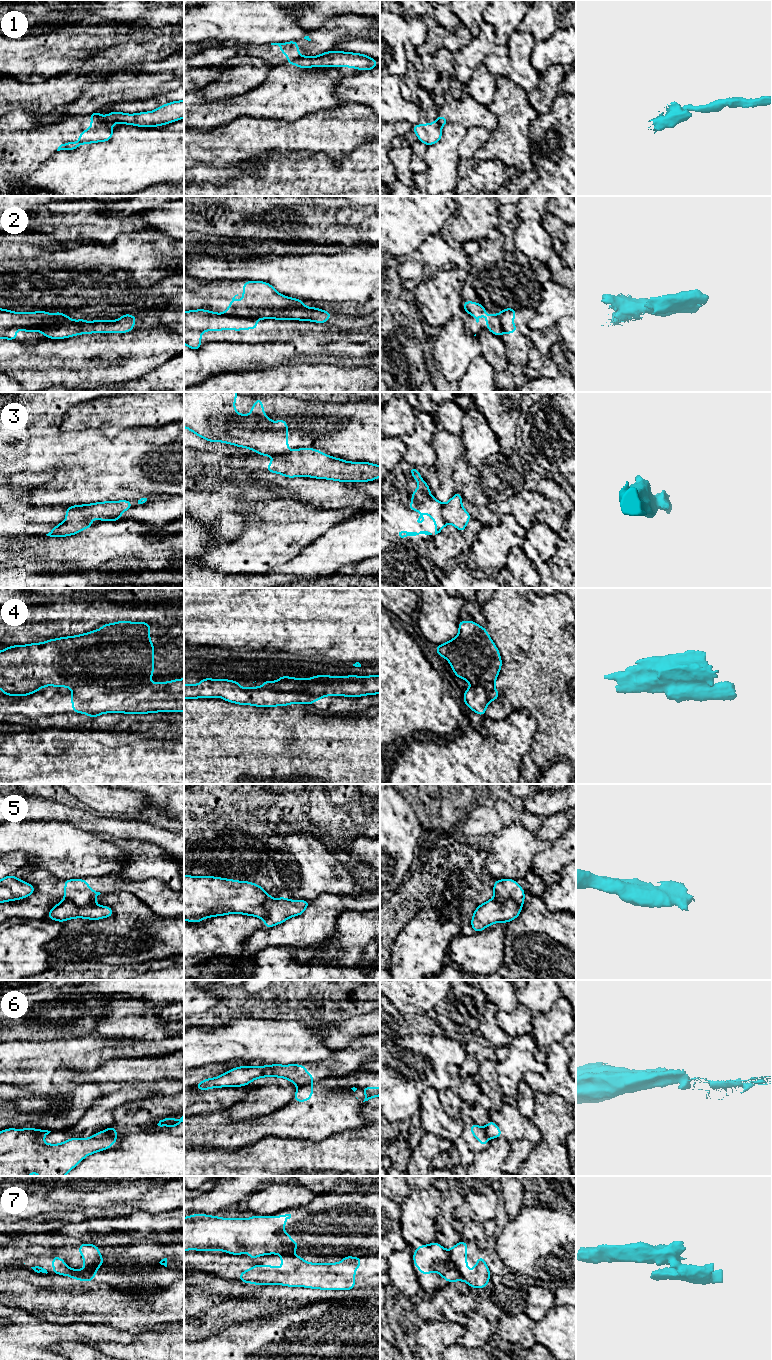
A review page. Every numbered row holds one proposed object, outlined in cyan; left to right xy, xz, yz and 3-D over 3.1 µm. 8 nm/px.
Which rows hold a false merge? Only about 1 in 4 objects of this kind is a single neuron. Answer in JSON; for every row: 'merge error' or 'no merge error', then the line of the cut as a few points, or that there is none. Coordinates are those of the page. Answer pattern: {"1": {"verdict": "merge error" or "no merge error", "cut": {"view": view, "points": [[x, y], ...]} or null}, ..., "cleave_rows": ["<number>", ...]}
{"1": {"verdict": "merge error", "cut": {"view": "xz", "points": [[301, 56], [292, 63]]}}, "2": {"verdict": "merge error", "cut": {"view": "xz", "points": [[222, 314], [254, 317], [256, 319]]}}, "3": {"verdict": "merge error", "cut": {"view": "xy", "points": [[82, 505], [82, 511], [90, 518]]}}, "4": {"verdict": "merge error", "cut": {"view": "xy", "points": [[150, 682], [113, 687], [82, 685], [73, 689]]}}, "5": {"verdict": "merge error", "cut": {"view": "xy", "points": [[65, 898], [79, 907], [96, 905]]}}, "6": {"verdict": "merge error", "cut": {"view": "xz", "points": [[311, 1083], [299, 1087]]}}, "7": {"verdict": "merge error", "cut": {"view": "yz", "points": [[450, 1258], [459, 1273], [460, 1279]]}}, "cleave_rows": ["1", "2", "3", "4", "5", "6", "7"]}

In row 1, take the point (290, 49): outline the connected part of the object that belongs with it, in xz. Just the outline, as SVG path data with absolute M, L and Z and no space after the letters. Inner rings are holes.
M290 41L286 43L271 43L271 45L278 45L280 47L280 51L288 57L288 62L286 65L293 64L296 59L302 57L298 52L299 45L297 41Z

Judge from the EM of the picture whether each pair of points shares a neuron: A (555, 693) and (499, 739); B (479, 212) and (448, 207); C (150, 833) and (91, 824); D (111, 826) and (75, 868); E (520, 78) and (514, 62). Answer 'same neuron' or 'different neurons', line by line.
A: different neurons
B: different neurons
C: same neuron
D: different neurons
E: same neuron

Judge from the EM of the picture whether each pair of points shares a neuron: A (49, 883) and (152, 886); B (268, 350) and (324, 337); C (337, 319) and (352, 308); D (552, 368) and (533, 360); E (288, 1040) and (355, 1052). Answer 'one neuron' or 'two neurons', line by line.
A: one neuron
B: two neurons
C: two neurons
D: one neuron
E: two neurons

